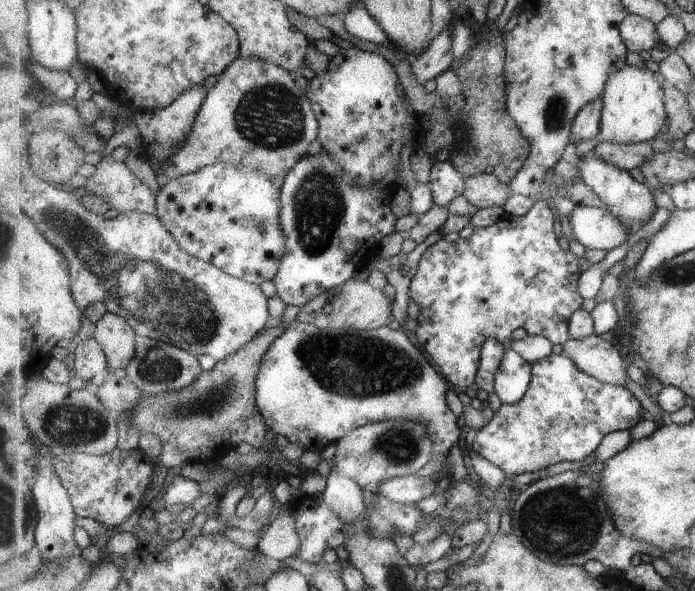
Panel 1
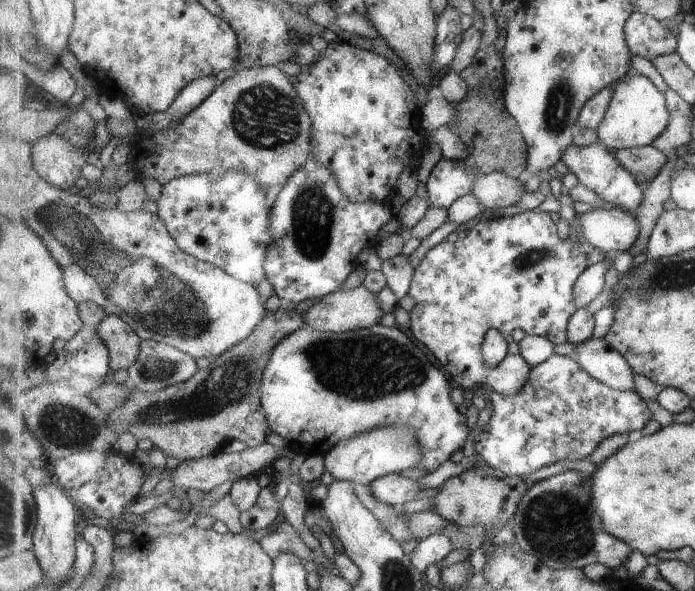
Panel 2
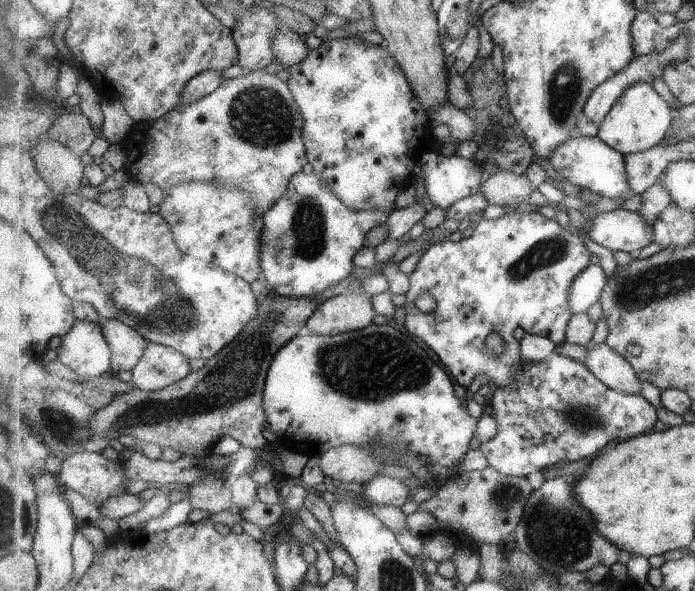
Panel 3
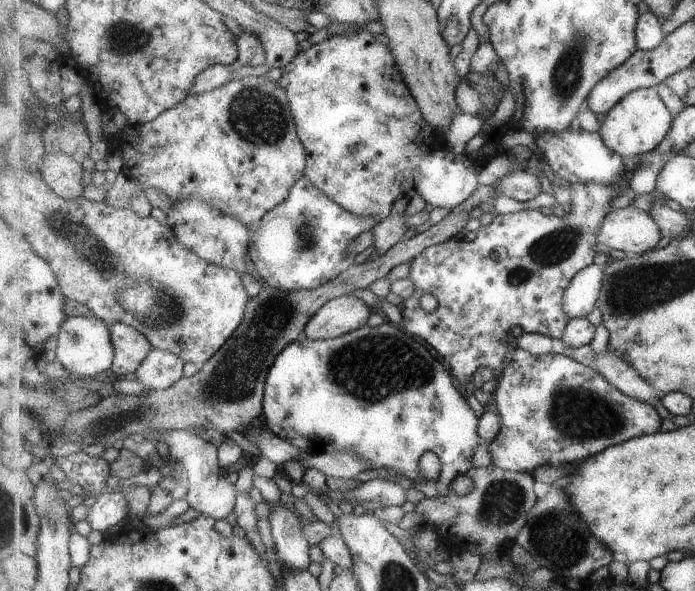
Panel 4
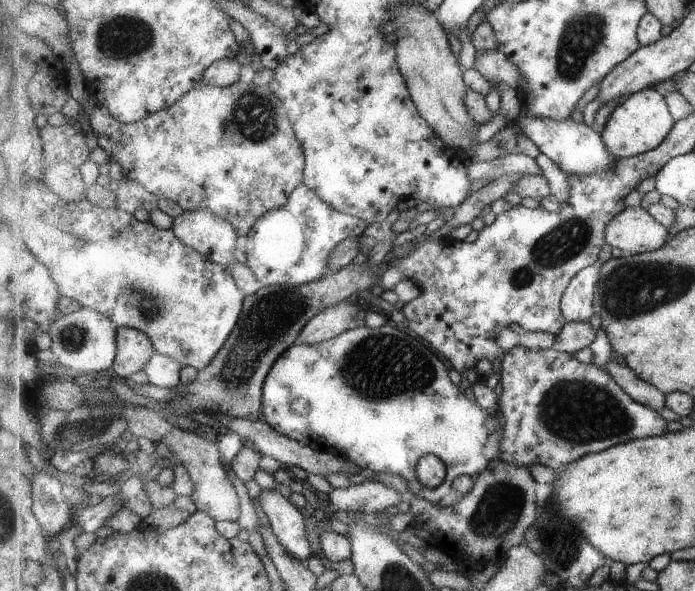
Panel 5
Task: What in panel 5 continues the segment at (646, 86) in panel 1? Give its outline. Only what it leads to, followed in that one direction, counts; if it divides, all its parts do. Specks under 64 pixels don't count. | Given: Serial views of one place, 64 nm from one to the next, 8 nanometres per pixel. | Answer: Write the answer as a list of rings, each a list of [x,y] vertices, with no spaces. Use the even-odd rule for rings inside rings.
[[[650,88],[630,94],[611,114],[602,132],[607,150],[618,159],[633,158],[656,149],[674,130],[676,120],[667,104],[666,96]]]

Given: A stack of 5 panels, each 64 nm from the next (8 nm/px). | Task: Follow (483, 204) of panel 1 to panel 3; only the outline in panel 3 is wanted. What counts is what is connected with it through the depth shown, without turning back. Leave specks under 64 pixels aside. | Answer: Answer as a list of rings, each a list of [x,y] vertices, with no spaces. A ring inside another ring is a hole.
[[[498,170],[483,182],[480,193],[491,204],[507,206],[507,204],[517,205],[520,202],[529,202],[529,196],[535,189],[537,188],[531,185],[526,174]]]

